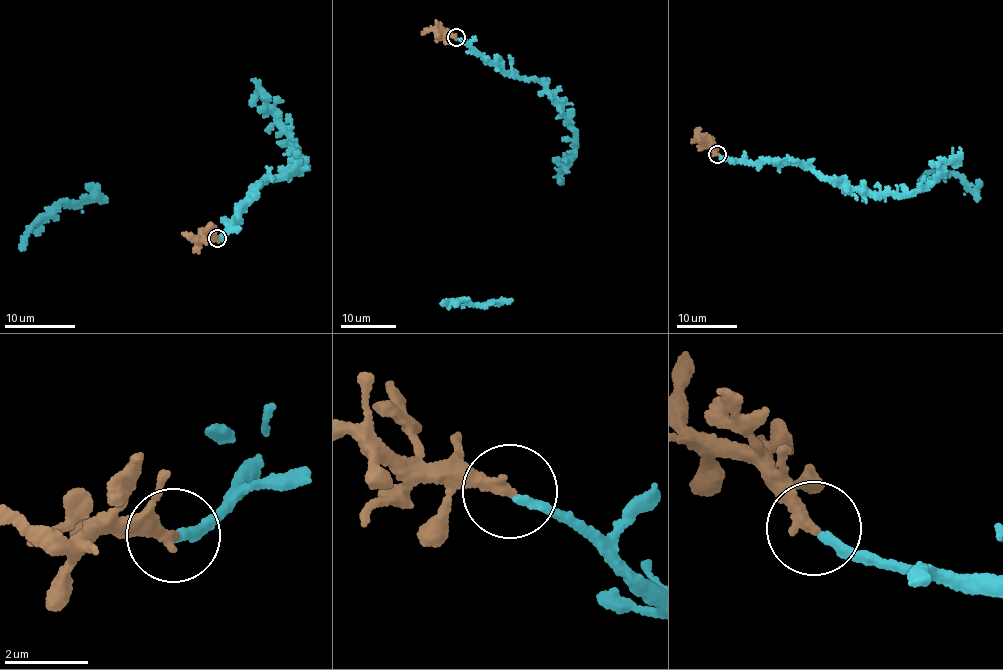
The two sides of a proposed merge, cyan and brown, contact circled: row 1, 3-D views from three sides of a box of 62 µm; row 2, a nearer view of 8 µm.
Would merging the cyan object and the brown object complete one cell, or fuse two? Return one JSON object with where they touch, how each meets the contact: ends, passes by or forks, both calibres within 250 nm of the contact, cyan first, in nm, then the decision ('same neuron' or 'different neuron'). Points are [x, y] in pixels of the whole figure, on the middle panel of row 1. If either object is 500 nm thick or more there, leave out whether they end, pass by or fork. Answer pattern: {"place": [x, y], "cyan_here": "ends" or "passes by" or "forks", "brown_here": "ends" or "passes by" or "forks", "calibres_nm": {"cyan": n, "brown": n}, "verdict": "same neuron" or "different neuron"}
{"place": [456, 37], "cyan_here": "ends", "brown_here": "ends", "calibres_nm": {"cyan": 200, "brown": 320}, "verdict": "same neuron"}

